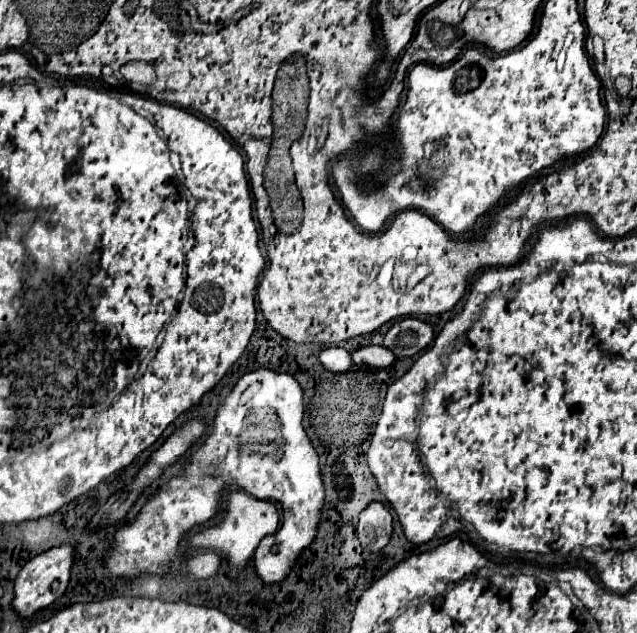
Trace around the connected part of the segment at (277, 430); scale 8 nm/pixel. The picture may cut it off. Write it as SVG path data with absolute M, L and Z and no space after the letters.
M254 370L244 374L226 402L218 408L218 414L214 418L212 434L204 440L204 444L196 450L192 456L188 468L174 480L170 480L166 486L160 488L158 494L154 494L148 504L140 510L138 518L132 524L126 524L120 528L114 536L114 546L106 554L108 564L108 576L124 576L134 578L142 572L152 574L164 574L164 568L168 564L182 566L182 572L190 572L192 578L210 578L216 574L220 566L220 556L216 552L190 552L182 556L178 552L178 542L184 532L188 532L196 524L204 524L210 520L216 512L220 492L228 486L242 488L254 498L260 500L276 500L282 502L282 528L278 530L278 536L266 536L262 540L262 552L254 554L254 566L258 576L266 584L282 582L290 568L294 566L300 552L310 546L310 542L316 536L316 526L320 520L320 510L324 504L324 484L320 478L320 466L318 466L318 454L314 446L310 444L304 428L302 428L302 416L304 416L304 400L302 400L302 388L290 374L274 372L274 370Z

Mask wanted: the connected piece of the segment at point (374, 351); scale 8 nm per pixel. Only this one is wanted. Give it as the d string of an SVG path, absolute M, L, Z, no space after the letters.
M364 346L352 354L354 364L364 364L372 368L388 368L396 362L396 354L386 346Z

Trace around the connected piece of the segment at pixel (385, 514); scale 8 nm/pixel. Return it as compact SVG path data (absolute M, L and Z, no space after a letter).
M370 502L360 512L358 538L370 552L380 552L392 534L392 514L384 502Z

